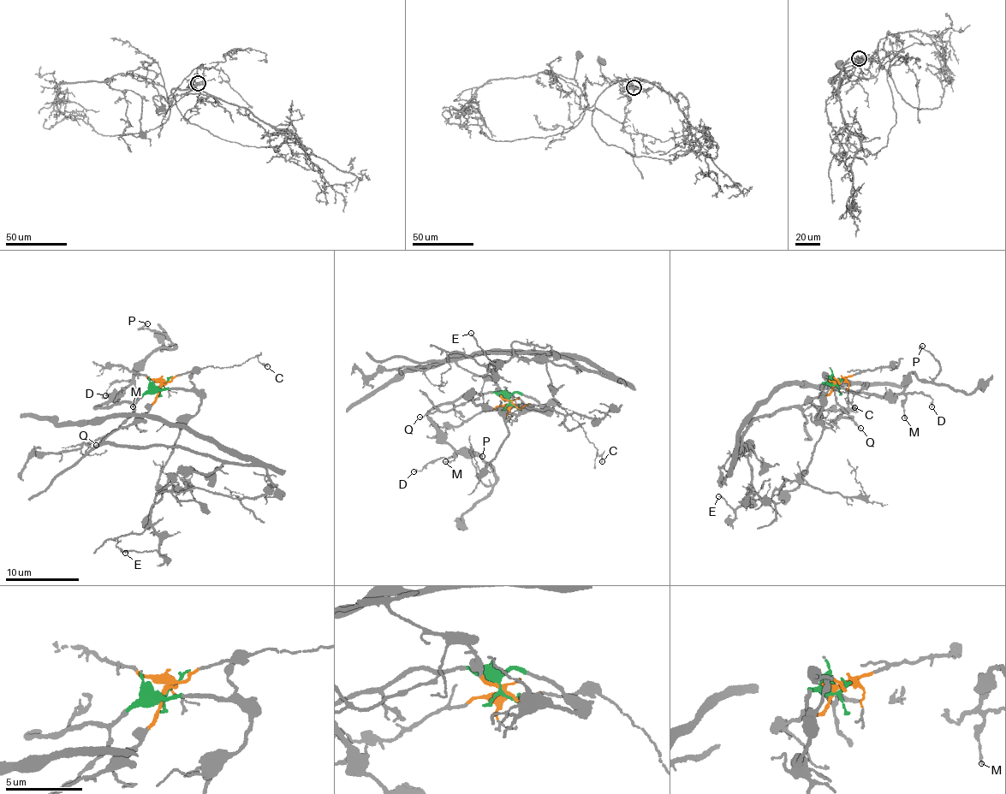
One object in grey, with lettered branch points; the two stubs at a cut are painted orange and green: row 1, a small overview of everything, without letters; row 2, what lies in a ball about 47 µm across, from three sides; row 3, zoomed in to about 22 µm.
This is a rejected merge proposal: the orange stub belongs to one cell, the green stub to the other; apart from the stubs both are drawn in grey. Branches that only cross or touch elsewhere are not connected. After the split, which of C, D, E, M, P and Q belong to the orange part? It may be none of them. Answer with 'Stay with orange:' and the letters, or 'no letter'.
Stay with orange: C, E

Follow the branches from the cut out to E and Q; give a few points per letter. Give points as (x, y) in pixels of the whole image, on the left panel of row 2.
E: (161, 384), (145, 413), (104, 440), (222, 463), (176, 475), (151, 506), (158, 547), (125, 553)
Q: (161, 386), (134, 404), (134, 412), (95, 445)

